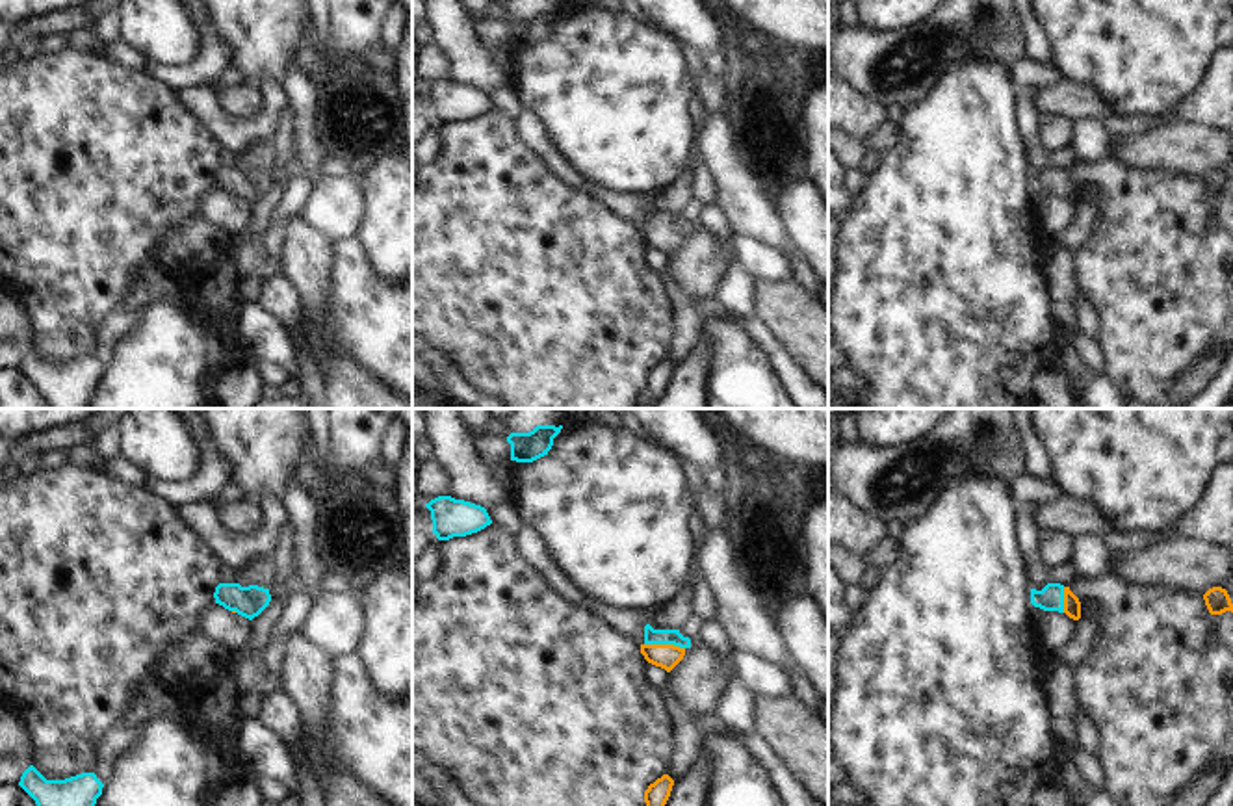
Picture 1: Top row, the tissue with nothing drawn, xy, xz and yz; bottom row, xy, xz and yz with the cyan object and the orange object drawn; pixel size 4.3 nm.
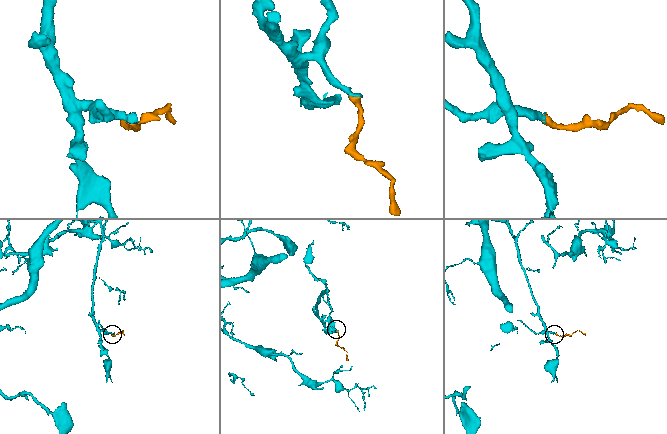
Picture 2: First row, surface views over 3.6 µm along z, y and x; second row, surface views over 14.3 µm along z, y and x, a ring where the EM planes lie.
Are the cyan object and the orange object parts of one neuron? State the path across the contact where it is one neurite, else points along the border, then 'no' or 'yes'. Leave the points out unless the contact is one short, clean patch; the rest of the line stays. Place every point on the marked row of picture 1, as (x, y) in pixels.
across xz (652, 636), (665, 643), (667, 656) | yes

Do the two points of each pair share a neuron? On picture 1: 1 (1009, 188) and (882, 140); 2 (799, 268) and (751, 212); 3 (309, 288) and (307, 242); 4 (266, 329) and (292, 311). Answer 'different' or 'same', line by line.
1: different
2: different
3: same
4: different

